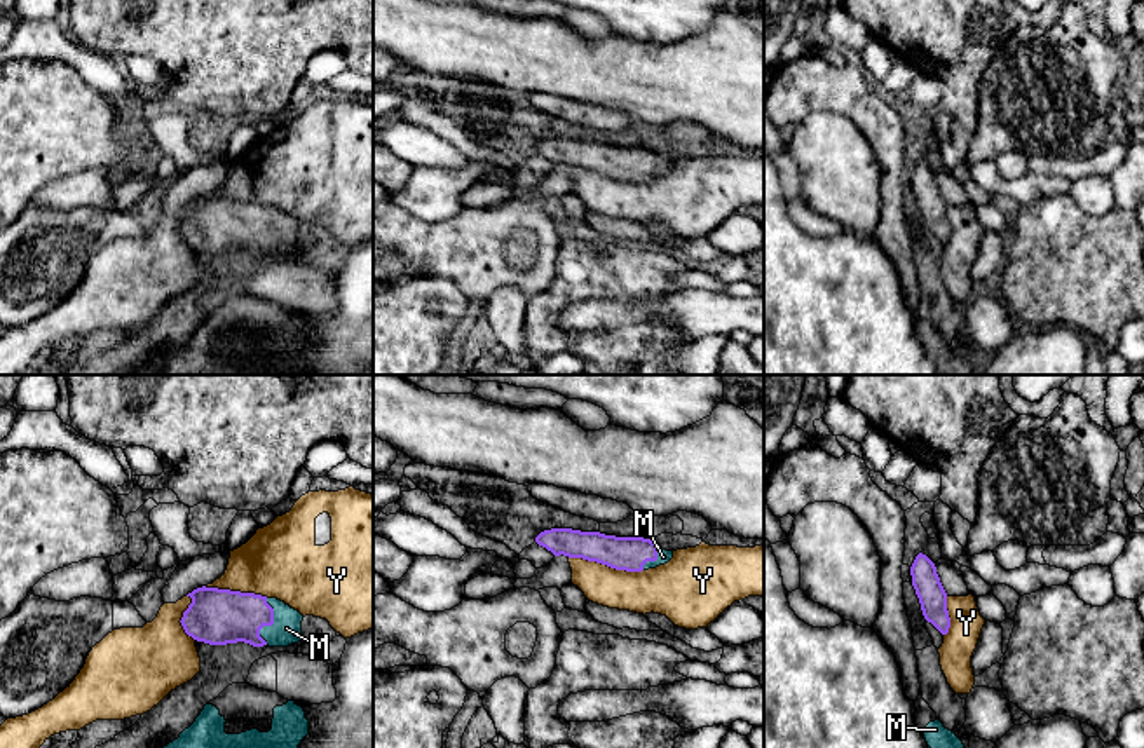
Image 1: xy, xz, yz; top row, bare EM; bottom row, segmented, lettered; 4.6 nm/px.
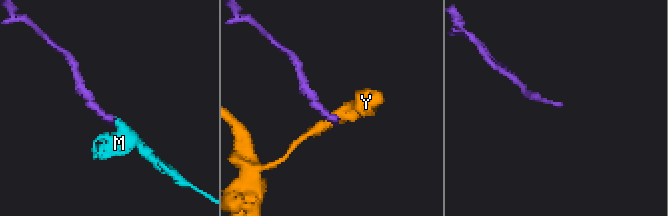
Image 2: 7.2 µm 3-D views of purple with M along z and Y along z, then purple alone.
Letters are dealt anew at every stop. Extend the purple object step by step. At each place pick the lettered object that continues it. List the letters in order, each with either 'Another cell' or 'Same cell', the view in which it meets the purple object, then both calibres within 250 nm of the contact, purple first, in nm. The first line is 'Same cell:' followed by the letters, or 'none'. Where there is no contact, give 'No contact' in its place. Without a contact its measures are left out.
Same cell: M
M: Same cell. Touches purple in xy. Thickness 260 nm (purple) against 140 nm
Y: Another cell. Touches purple in xz. Thickness 160 nm (purple) against 200 nm

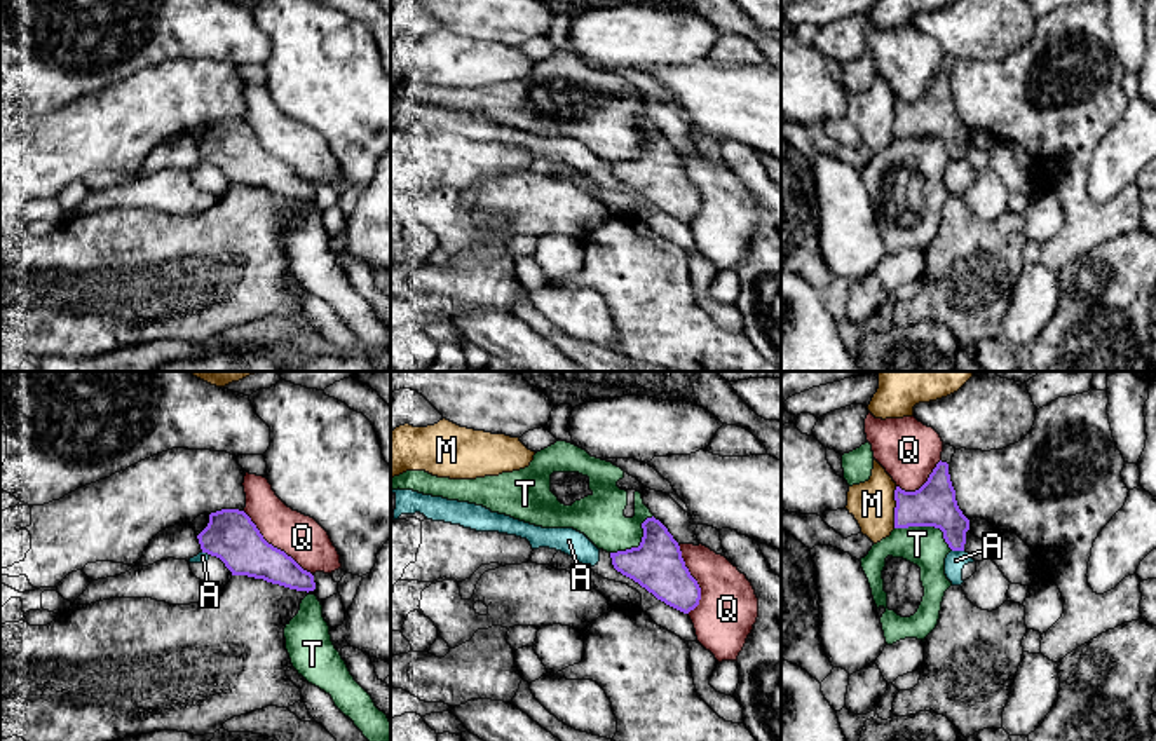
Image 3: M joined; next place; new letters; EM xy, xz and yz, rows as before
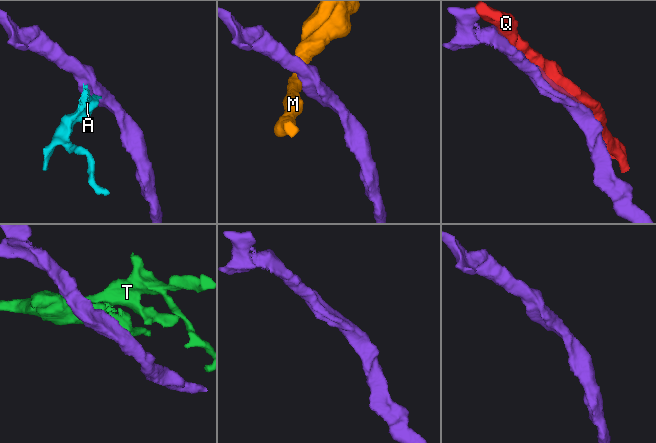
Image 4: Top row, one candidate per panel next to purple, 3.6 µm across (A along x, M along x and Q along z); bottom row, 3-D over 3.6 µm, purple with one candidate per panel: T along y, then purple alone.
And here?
Same cell: none
A: Another cell. Touches purple in yz. Thickness 200 nm (purple) against 90 nm
M: Another cell. Touches purple in yz. Thickness 200 nm (purple) against 200 nm
Q: Another cell. Touches purple in xy. Thickness 240 nm (purple) against 200 nm
T: Another cell. Touches purple in yz. Thickness 200 nm (purple) against 190 nm

